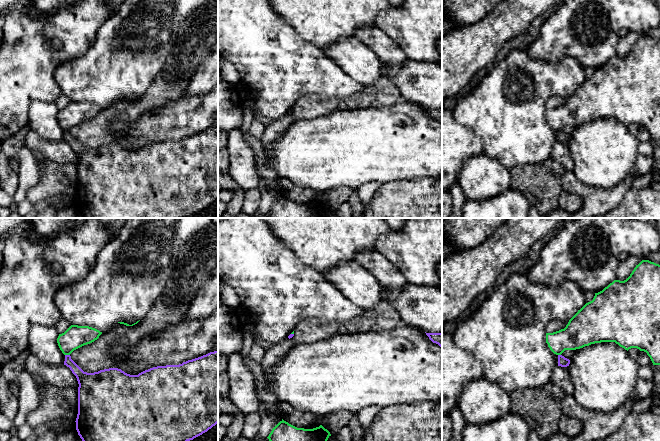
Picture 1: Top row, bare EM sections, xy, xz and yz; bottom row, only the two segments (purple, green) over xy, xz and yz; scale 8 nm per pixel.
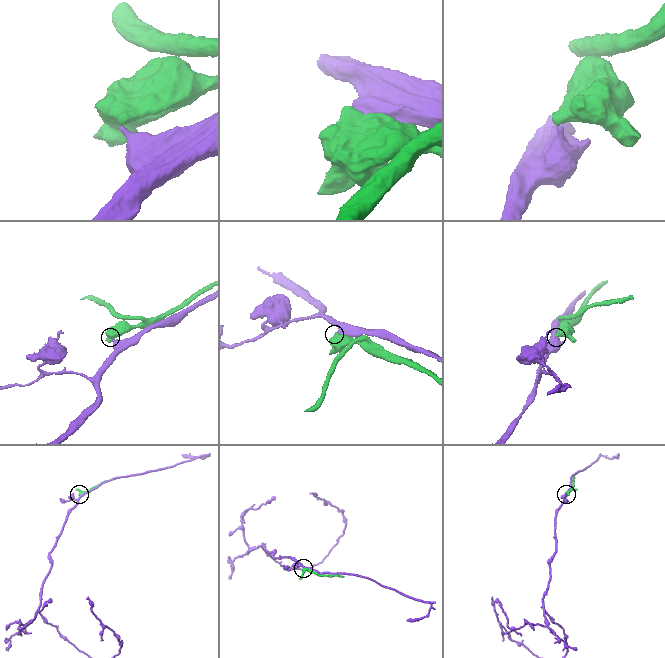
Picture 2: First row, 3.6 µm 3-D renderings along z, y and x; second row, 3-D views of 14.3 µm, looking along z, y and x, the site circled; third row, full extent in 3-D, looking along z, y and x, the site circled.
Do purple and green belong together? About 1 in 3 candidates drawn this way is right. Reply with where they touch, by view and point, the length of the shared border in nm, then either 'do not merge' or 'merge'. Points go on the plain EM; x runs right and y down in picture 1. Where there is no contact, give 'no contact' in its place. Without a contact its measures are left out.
contact xy (67, 131); length 40 nm; do not merge

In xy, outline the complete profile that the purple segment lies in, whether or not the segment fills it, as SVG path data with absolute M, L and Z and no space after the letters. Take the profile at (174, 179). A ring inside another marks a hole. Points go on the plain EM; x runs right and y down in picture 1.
M218 127L188 136L179 141L157 142L138 151L130 151L118 144L109 144L94 149L84 148L72 135L65 131L64 141L76 152L78 163L78 190L76 206L83 218L188 218L207 208L218 199Z

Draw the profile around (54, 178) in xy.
M49 159L39 162L39 181L28 191L27 199L36 203L56 194L63 194L76 202L78 163L79 160L59 164Z

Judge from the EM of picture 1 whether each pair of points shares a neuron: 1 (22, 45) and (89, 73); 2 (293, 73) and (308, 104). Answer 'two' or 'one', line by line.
1: two
2: two

